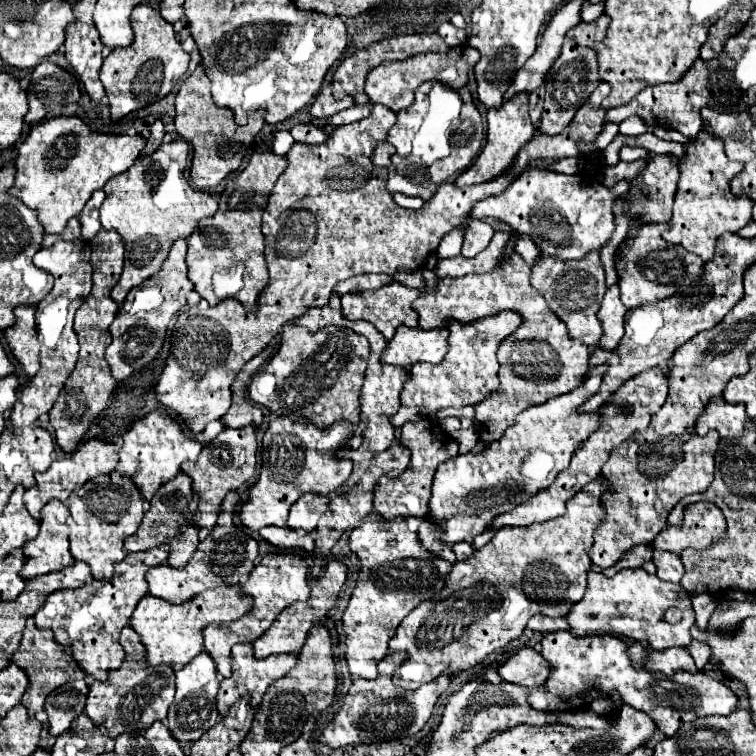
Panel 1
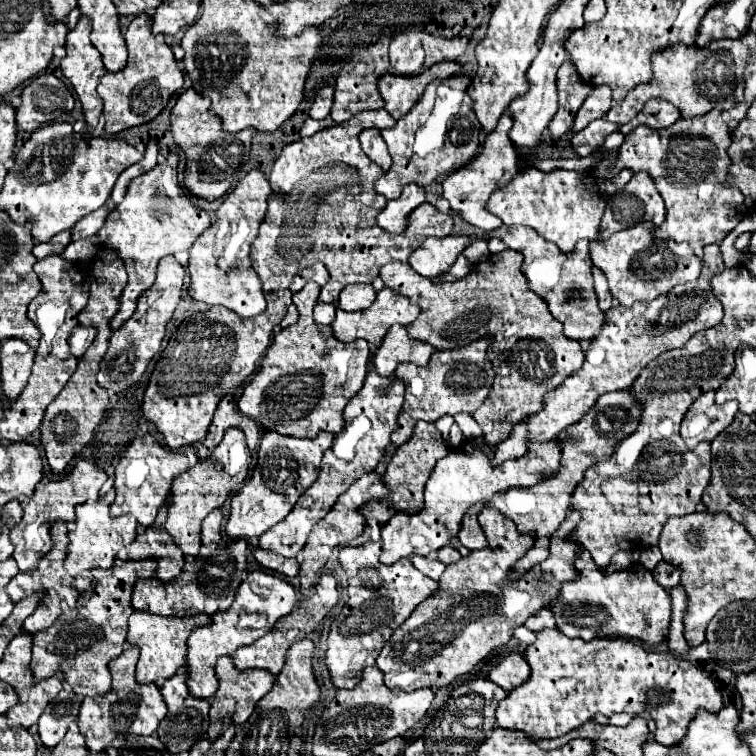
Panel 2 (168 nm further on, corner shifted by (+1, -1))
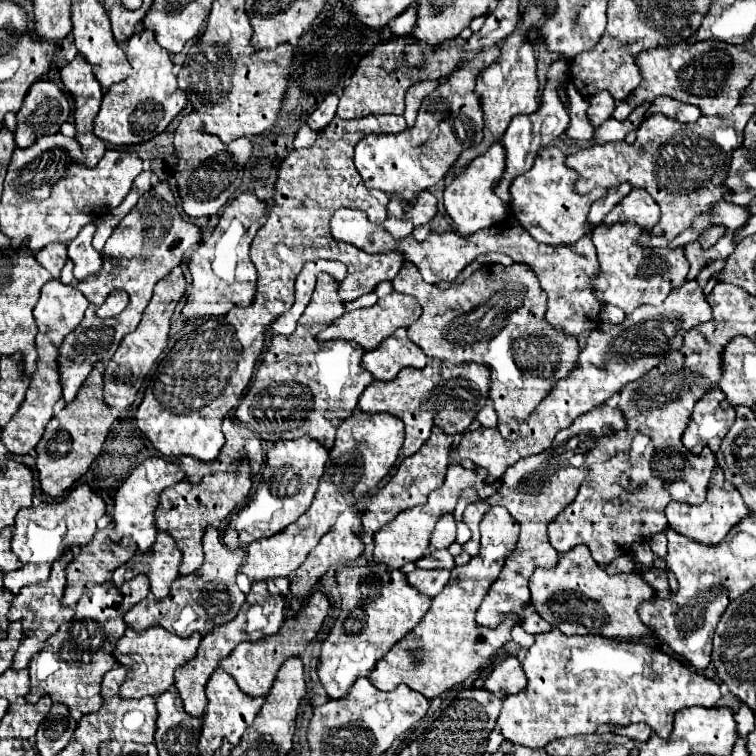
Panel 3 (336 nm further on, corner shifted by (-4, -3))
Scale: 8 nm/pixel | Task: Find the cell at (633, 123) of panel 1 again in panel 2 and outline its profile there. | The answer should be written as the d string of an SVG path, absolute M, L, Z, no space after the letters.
M647 101L647 107L643 107L643 111L639 111L639 115L635 115L635 119L631 119L631 123L625 123L623 127L619 127L619 131L623 135L629 135L639 125L665 129L665 127L673 125L677 119L679 119L679 111L675 111L675 107L671 107L671 103Z

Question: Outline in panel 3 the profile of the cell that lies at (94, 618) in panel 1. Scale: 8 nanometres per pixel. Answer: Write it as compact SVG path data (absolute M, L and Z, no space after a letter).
M136 577L124 583L120 589L116 589L112 583L104 583L88 589L82 595L72 621L60 625L56 637L48 639L44 649L30 661L28 669L32 685L30 693L26 695L28 703L36 703L40 697L48 695L54 703L62 703L70 711L80 711L82 715L94 713L102 707L100 683L104 673L116 665L116 659L112 657L112 645L116 645L126 631L122 619L126 611L142 601L142 597L136 597L138 591L142 591L140 587L142 583L138 583Z

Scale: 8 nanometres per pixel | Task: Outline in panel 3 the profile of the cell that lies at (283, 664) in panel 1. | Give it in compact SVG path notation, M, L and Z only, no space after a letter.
M216 669L206 685L206 697L208 697L208 711L202 717L202 735L200 739L204 739L208 743L210 749L218 749L222 741L228 741L230 745L238 745L244 731L248 729L248 725L254 721L256 713L260 711L260 705L264 703L264 697L260 699L252 699L252 697L244 697L244 693L240 693L236 681L232 681L232 677L228 677L228 673Z

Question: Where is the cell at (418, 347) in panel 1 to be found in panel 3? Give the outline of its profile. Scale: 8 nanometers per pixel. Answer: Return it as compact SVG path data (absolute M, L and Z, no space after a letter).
M398 329L388 341L382 341L374 351L362 355L362 367L378 381L392 381L404 367L424 369L428 357L424 351L406 337L404 329Z

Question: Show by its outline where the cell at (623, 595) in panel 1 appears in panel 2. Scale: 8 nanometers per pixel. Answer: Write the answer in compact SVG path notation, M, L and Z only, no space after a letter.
M579 555L579 563L575 563L583 575L575 583L563 585L563 597L559 597L559 603L551 607L557 627L567 637L579 637L583 641L591 641L595 637L631 637L647 645L661 645L667 641L667 631L671 625L671 595L667 589L663 589L651 575L651 571L643 569L641 563L633 563L627 569L615 571L611 575L603 575L599 567L595 567L595 561L587 555Z

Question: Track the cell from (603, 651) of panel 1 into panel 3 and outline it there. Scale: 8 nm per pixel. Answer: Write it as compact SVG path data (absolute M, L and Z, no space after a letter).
M558 629L536 635L522 669L528 685L522 693L504 699L496 723L506 741L530 749L542 749L558 737L594 733L604 723L648 723L656 735L668 737L676 711L694 705L714 707L720 699L716 681L696 675L682 661L650 645L594 635L564 635Z

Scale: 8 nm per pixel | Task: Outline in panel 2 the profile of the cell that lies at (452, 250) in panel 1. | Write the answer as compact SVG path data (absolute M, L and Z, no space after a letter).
M529 167L529 169L521 171L507 187L503 187L503 189L495 191L495 195L491 195L491 199L487 203L487 211L497 215L509 227L527 225L527 227L535 229L543 239L555 243L561 251L573 251L577 241L597 239L601 217L605 211L605 201L601 199L597 179L591 173L577 173L577 171L563 171L563 169L543 173L535 167Z

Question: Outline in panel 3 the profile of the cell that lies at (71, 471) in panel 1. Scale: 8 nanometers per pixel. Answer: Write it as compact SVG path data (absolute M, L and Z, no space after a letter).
M88 485L76 487L62 501L40 503L20 509L20 513L16 515L16 525L12 529L12 551L18 555L24 567L4 575L4 589L18 595L22 587L46 581L50 577L52 563L60 559L66 553L66 549L82 547L88 541L92 541L96 533L96 521L104 513L106 513L104 499L98 493L94 493Z

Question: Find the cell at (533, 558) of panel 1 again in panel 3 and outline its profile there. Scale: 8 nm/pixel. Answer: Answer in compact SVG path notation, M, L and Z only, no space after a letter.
M494 505L480 523L482 531L482 549L478 557L472 557L468 565L454 567L448 585L430 601L430 609L424 615L424 621L416 625L414 633L408 633L404 641L398 641L378 663L376 669L370 673L372 685L380 691L392 691L400 683L408 685L410 689L422 693L426 699L438 697L440 693L452 689L454 685L466 681L474 671L480 669L488 657L500 649L504 643L510 641L510 629L516 625L512 617L504 617L504 625L496 629L484 629L476 625L476 609L480 599L488 593L490 585L496 581L504 557L510 555L518 541L520 525L512 519L512 515L504 509Z

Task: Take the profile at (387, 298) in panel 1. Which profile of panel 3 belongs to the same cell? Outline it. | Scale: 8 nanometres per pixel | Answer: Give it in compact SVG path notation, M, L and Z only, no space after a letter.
M390 293L382 299L378 299L376 305L368 307L368 309L358 309L358 311L350 311L344 313L340 319L336 319L330 327L326 327L324 331L320 331L316 335L316 341L330 341L330 339L344 339L344 341L356 341L360 347L364 347L366 351L376 349L386 337L390 337L396 329L400 327L408 327L412 325L418 317L422 315L420 303L414 297L402 295L402 293Z

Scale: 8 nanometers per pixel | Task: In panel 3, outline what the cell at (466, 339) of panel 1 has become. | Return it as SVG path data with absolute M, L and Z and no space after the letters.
M438 359L430 361L420 369L402 369L396 381L372 381L358 401L358 409L364 413L388 413L398 417L406 427L406 439L402 445L402 455L414 455L422 443L430 437L432 425L444 429L446 435L464 433L476 419L476 413L484 407L488 399L490 369L480 363L442 363Z

